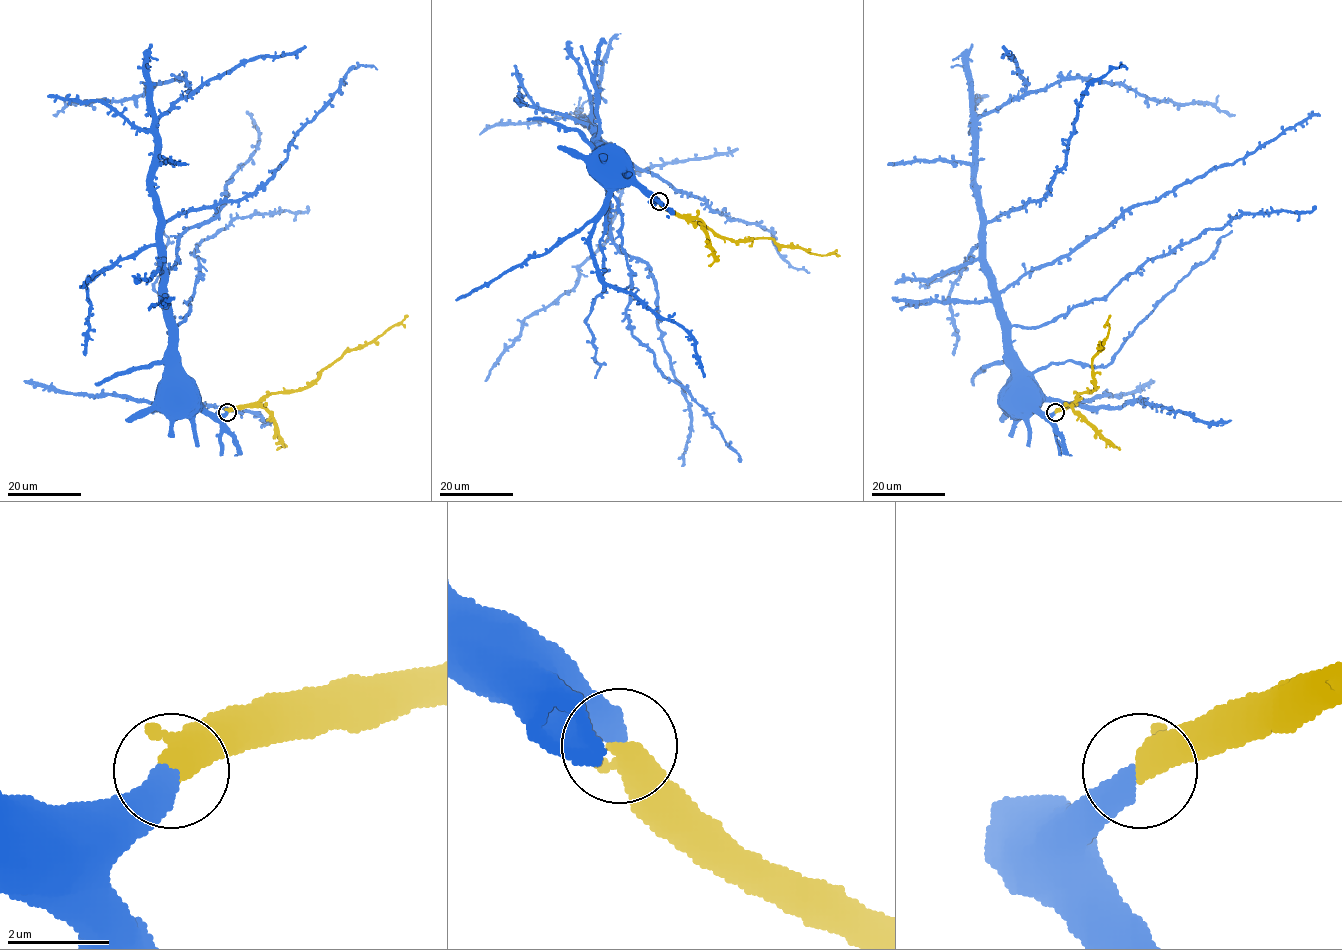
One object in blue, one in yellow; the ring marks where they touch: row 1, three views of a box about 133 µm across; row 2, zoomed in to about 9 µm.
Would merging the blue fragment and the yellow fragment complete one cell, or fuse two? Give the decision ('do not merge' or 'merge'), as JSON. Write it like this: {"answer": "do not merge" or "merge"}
{"answer": "merge"}

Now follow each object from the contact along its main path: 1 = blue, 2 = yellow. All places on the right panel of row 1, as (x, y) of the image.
1: (1054, 412), (1043, 413), (1037, 406), (1036, 388), (1030, 380), (1022, 386), (1024, 388), (1020, 383)
2: (1054, 412), (1069, 406), (1080, 393), (1094, 388), (1092, 358), (1107, 337), (1110, 314)

